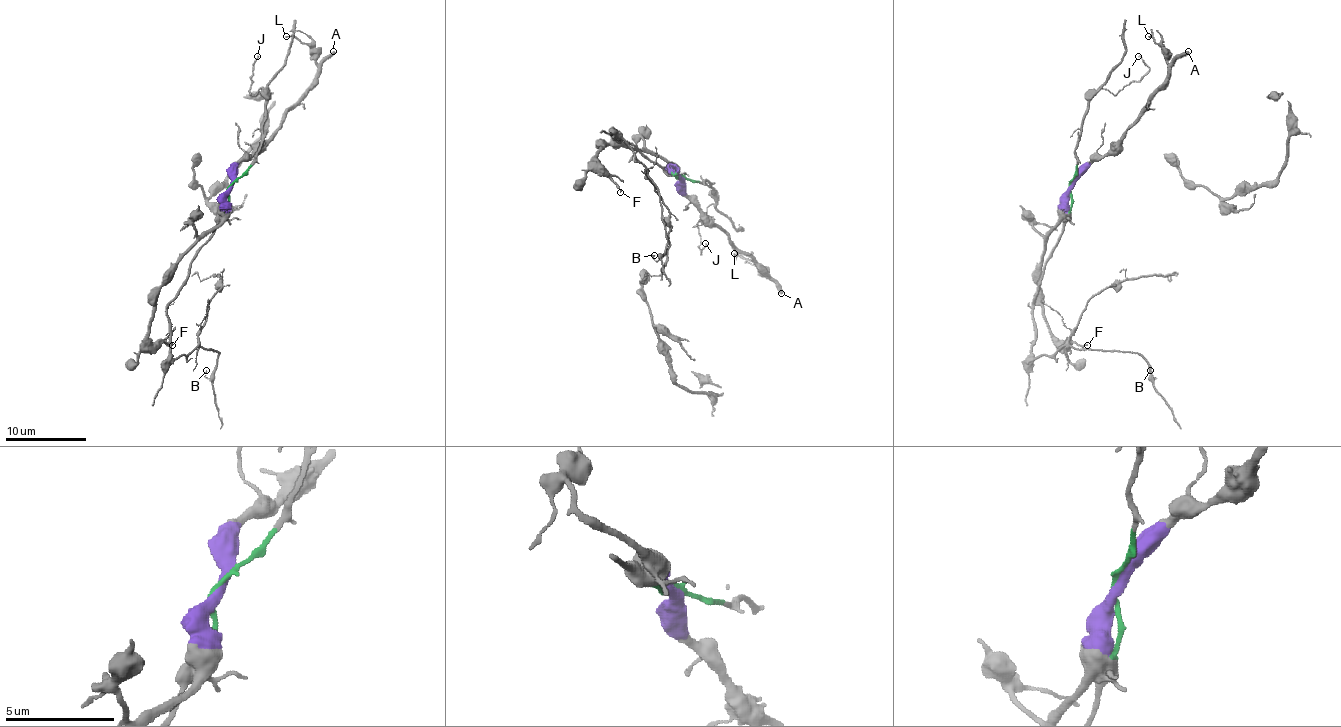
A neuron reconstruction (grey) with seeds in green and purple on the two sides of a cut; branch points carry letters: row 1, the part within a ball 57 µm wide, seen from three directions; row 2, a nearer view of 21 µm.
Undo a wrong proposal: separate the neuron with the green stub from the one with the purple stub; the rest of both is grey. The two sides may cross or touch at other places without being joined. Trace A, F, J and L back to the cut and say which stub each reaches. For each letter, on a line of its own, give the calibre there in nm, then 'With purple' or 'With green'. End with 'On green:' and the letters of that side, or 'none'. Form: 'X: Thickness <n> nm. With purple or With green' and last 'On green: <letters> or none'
A: Thickness 360 nm. With purple
F: Thickness 180 nm. With purple
J: Thickness 90 nm. With green
L: Thickness 90 nm. With purple
On green: J

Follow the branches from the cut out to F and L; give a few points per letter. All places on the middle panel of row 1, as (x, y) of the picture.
F: (680, 176), (650, 152), (607, 144), (595, 162), (619, 192)
L: (680, 176), (680, 188), (764, 273), (752, 261), (734, 253)

